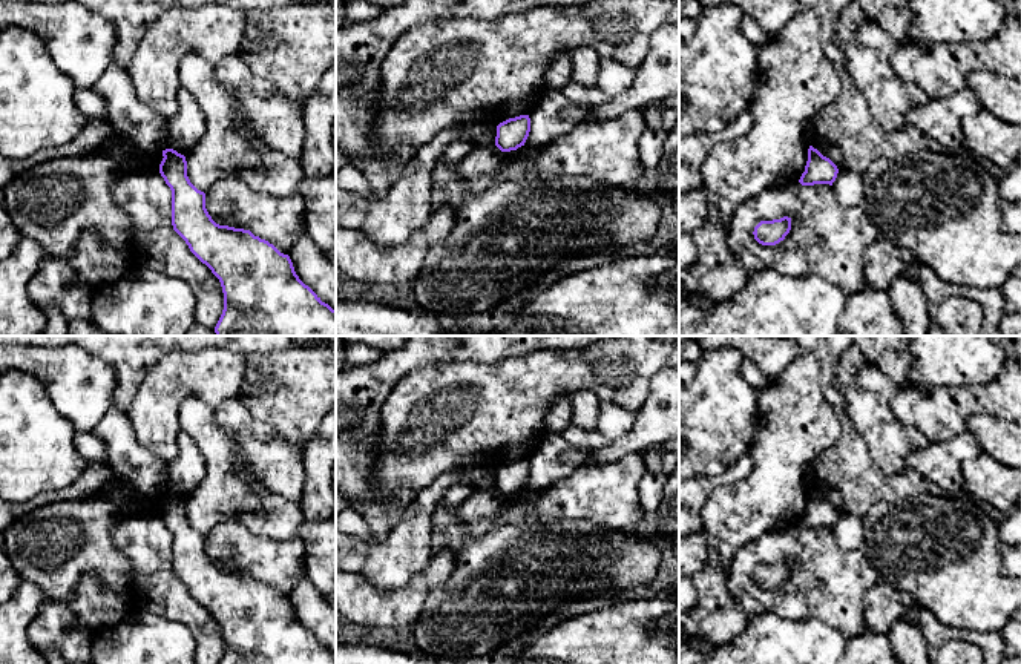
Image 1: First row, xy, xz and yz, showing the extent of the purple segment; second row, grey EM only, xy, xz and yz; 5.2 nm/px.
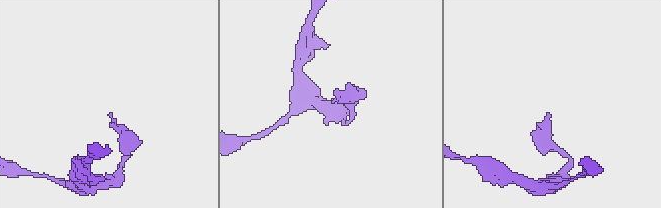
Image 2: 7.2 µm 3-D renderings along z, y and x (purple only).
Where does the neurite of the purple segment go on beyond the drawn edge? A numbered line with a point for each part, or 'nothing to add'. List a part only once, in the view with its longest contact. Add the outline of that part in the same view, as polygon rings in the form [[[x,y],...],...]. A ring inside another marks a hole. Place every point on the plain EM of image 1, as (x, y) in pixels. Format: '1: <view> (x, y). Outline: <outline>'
nothing to add

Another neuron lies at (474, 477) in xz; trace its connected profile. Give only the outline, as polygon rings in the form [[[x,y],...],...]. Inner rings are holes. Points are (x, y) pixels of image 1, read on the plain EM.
[[[481,466],[465,469],[465,471],[461,471],[461,478],[460,478],[458,485],[466,485],[466,486],[478,491],[478,489],[483,489],[483,483],[491,475],[497,475],[497,471],[489,469],[489,468],[481,468]]]

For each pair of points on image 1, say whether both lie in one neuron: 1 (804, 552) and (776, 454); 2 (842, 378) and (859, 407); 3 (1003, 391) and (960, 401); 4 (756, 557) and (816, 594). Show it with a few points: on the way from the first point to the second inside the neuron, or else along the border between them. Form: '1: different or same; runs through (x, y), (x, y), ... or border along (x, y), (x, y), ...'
1: different; border along (797, 523), (761, 534)
2: different; border along (868, 362), (847, 391)
3: same; runs through (992, 399), (971, 401)
4: same; runs through (776, 552), (796, 552), (814, 574)

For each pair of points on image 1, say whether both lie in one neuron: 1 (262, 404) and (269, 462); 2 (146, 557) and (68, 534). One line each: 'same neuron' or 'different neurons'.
1: different neurons
2: different neurons

